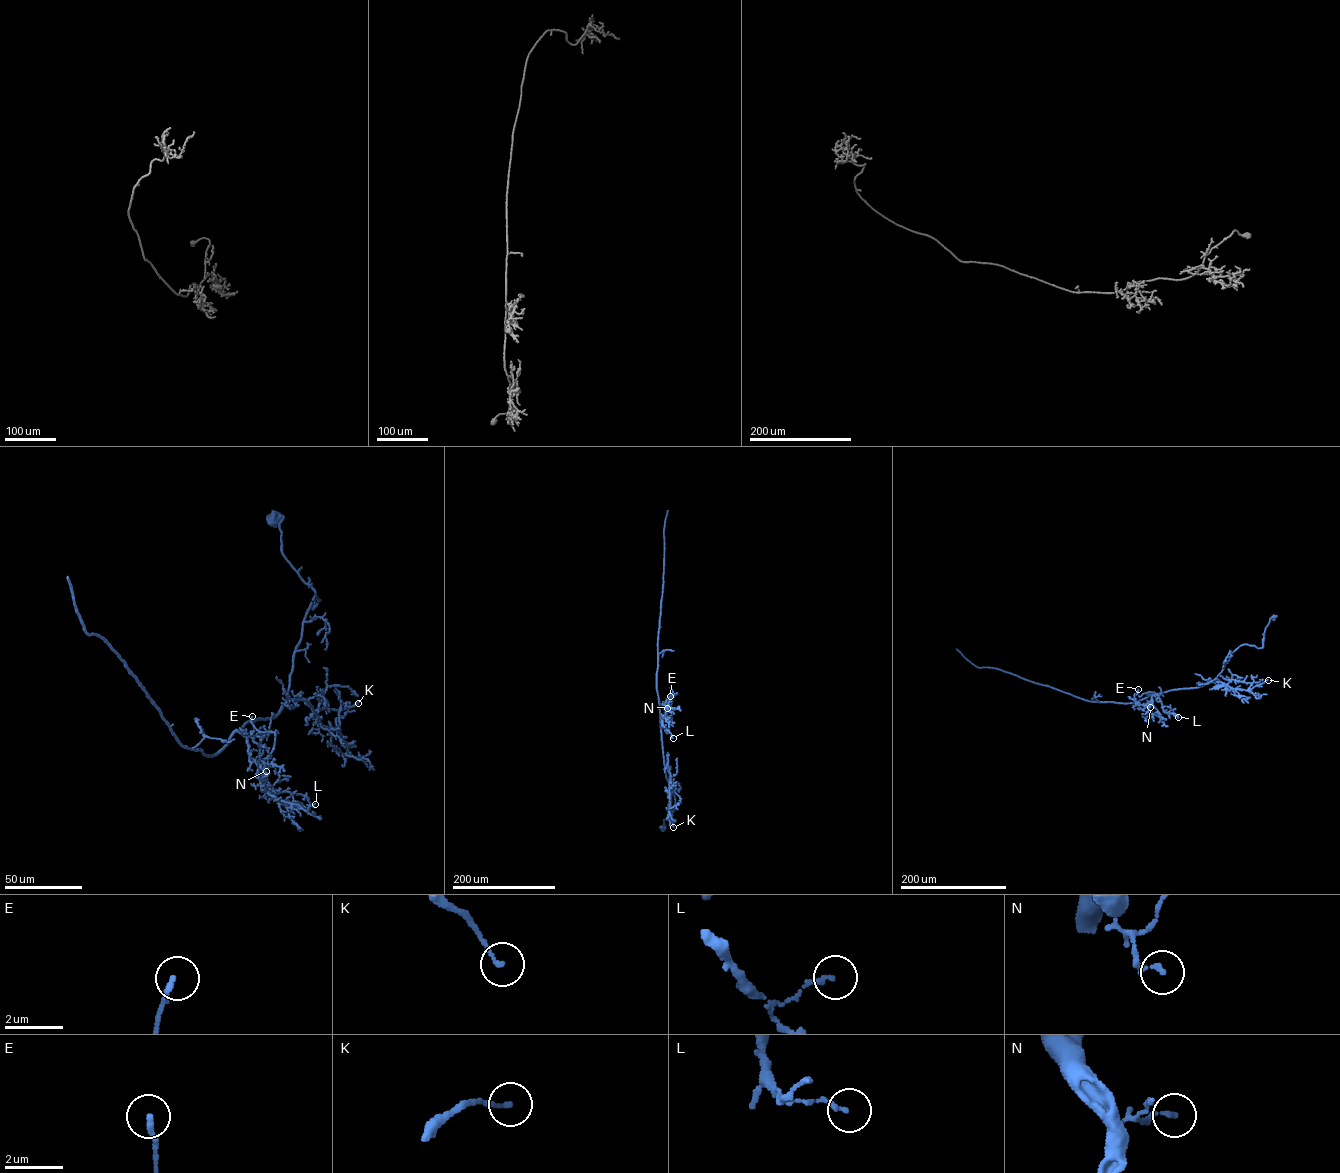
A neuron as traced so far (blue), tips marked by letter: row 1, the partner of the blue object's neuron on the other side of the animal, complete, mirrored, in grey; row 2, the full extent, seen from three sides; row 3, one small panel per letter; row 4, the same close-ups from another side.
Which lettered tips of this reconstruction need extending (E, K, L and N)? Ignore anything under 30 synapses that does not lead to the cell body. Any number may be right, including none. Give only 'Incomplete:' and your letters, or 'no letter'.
Incomplete: no letter

